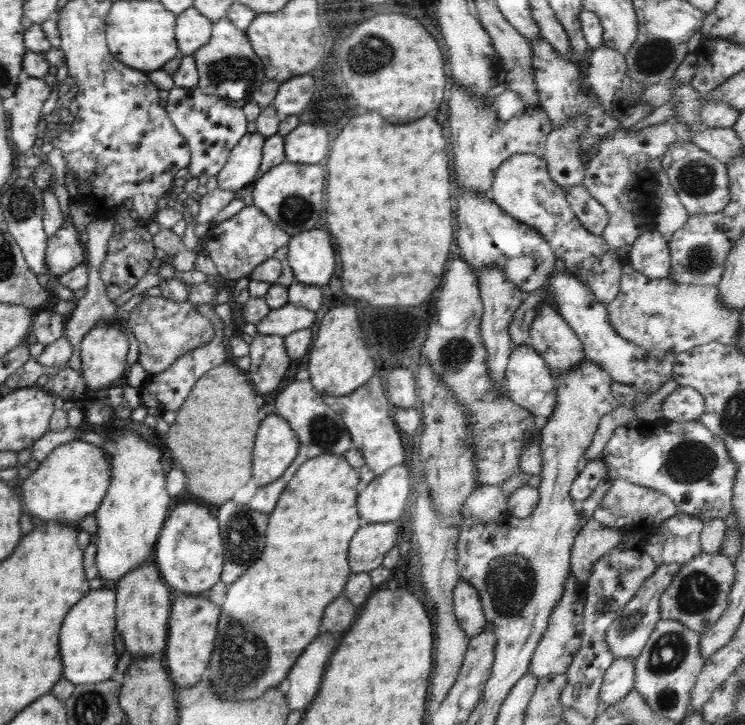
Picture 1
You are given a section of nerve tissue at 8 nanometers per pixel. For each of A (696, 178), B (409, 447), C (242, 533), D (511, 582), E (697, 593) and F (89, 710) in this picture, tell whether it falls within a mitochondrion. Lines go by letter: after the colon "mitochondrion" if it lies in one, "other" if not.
A: mitochondrion
B: other
C: mitochondrion
D: mitochondrion
E: mitochondrion
F: mitochondrion

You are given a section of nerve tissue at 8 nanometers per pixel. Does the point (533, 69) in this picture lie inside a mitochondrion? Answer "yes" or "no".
no

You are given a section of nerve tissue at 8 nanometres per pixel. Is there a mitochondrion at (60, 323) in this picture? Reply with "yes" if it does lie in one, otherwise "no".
no

